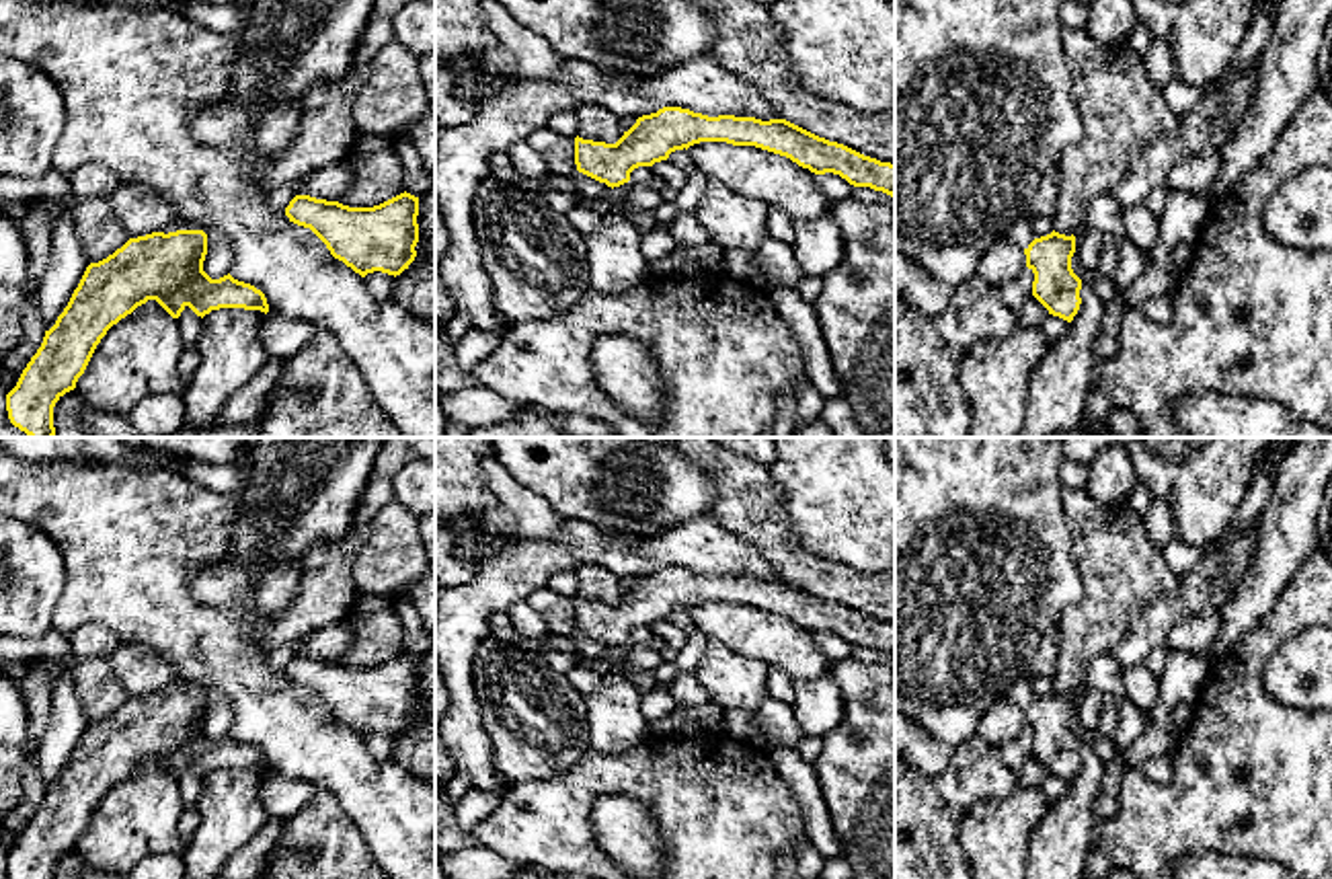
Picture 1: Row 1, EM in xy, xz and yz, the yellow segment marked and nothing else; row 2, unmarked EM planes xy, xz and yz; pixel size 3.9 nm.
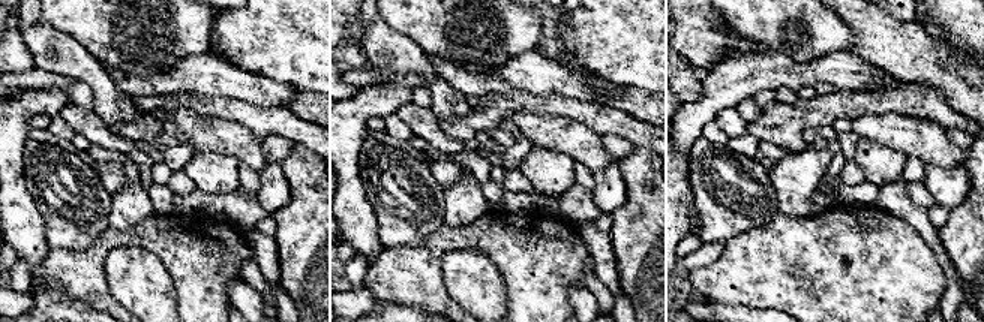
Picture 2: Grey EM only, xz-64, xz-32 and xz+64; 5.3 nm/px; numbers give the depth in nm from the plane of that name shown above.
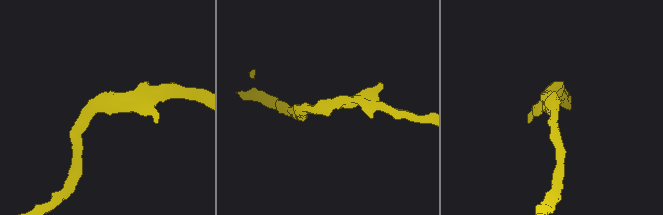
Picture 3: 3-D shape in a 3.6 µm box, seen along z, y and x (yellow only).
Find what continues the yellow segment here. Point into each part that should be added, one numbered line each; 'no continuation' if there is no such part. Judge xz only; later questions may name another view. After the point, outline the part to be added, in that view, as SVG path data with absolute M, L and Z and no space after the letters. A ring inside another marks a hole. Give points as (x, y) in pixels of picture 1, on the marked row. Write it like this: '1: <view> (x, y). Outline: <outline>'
no continuation

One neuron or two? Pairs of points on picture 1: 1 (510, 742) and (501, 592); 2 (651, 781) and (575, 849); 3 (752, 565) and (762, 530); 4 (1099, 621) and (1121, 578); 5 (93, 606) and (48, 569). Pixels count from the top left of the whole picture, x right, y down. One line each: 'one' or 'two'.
1: two
2: one
3: two
4: one
5: two

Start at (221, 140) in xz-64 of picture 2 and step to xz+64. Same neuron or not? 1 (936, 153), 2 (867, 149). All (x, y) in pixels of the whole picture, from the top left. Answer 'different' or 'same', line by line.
1: same
2: different

